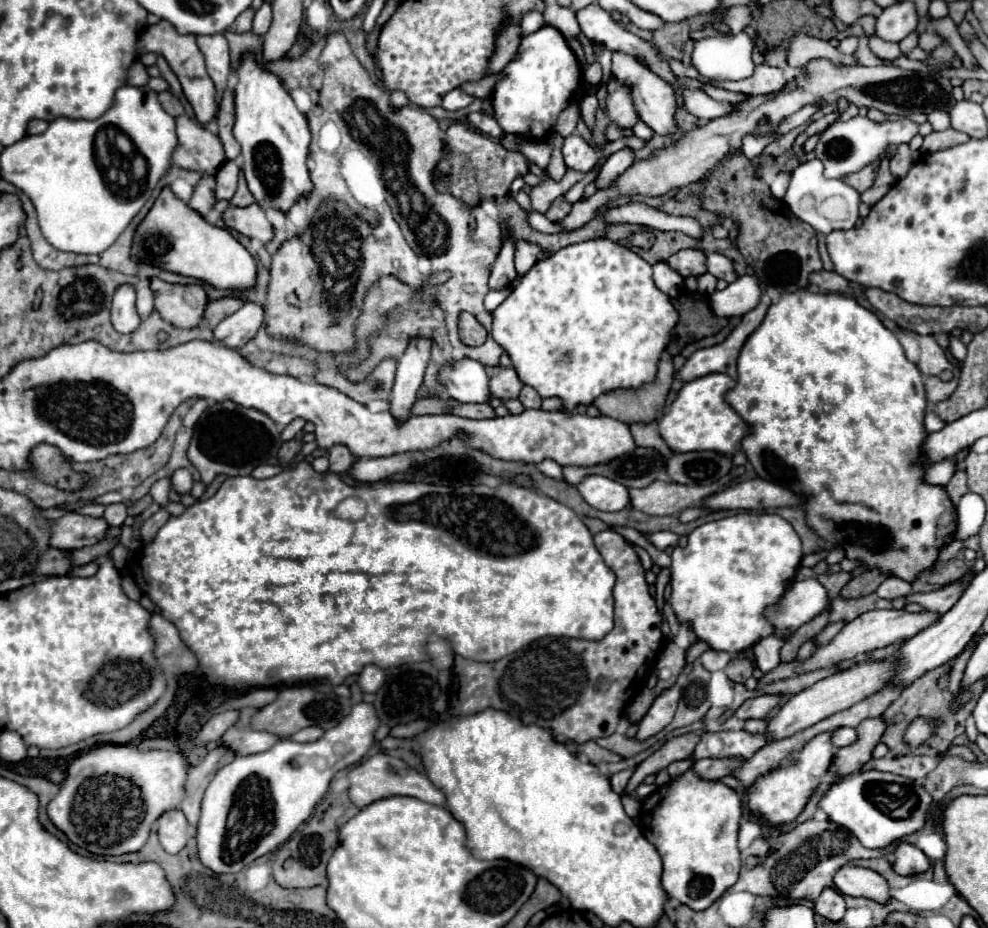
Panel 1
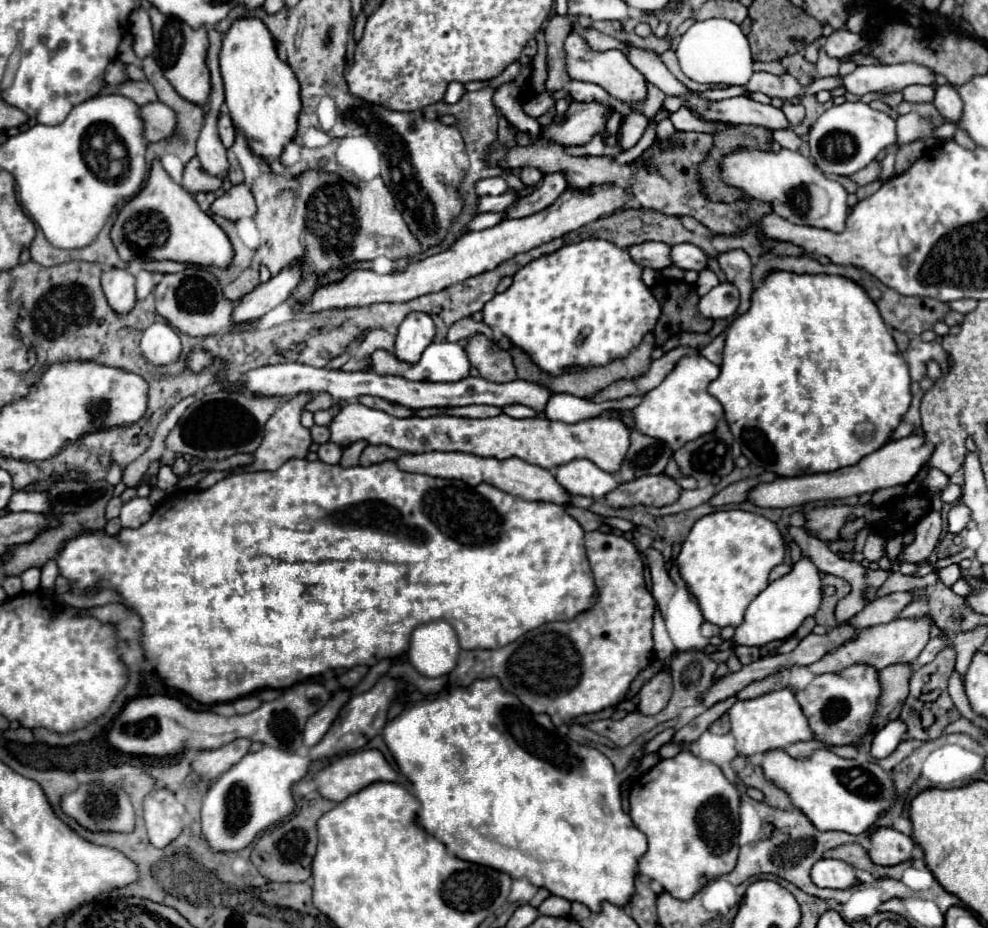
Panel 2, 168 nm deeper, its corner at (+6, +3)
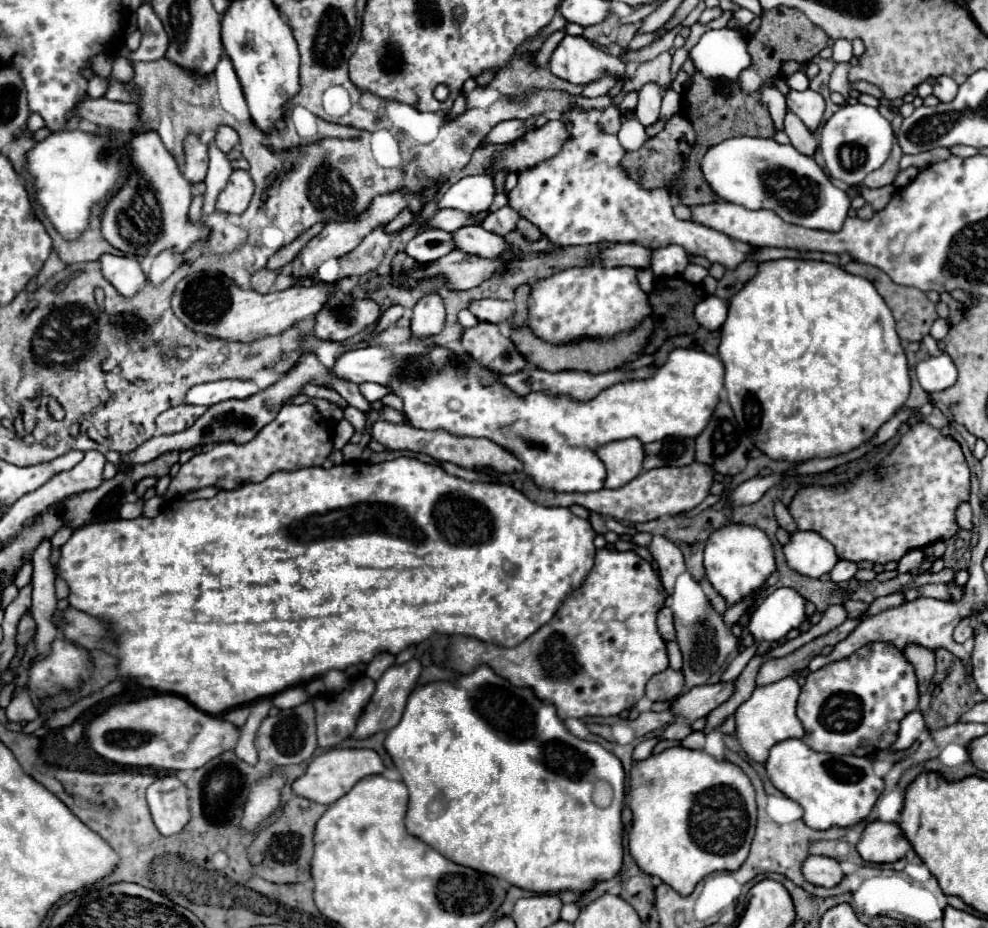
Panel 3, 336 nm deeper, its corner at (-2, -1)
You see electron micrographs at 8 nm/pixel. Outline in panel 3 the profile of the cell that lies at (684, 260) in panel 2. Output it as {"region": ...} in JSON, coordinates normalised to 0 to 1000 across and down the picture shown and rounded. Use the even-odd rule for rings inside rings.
{"region":[[[677,264],[659,270],[657,292],[661,292],[665,298],[687,296],[695,286],[697,286],[697,273],[693,273],[693,268],[689,268],[687,264]]]}

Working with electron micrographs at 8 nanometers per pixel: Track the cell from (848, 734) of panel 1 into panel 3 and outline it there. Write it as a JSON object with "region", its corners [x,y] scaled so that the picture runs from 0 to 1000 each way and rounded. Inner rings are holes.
{"region":[[[795,730],[784,734],[782,738],[772,738],[762,745],[762,749],[744,766],[746,775],[746,796],[750,807],[758,814],[758,818],[766,822],[774,822],[778,816],[778,807],[795,796],[811,796],[815,786],[805,770],[805,760],[809,753],[809,736],[803,730]]]}

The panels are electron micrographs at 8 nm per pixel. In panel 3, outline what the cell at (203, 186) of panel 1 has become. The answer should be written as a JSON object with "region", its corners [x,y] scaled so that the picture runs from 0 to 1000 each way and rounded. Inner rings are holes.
{"region":[[[191,143],[191,148],[187,148],[187,193],[193,197],[201,197],[207,193],[210,189],[210,156],[203,154],[203,150],[195,143]]]}

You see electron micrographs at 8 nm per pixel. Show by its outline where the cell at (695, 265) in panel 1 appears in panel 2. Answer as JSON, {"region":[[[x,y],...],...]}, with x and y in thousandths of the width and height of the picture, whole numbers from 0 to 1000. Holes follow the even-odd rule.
{"region":[[[647,262],[637,266],[635,270],[639,273],[641,281],[647,283],[649,288],[659,288],[659,290],[675,290],[677,286],[681,286],[681,281],[677,281],[677,264],[673,262]]]}

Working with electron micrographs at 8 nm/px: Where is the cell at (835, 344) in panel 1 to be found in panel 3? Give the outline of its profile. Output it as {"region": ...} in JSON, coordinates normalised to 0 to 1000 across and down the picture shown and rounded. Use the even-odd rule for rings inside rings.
{"region":[[[788,279],[788,281],[772,281],[766,286],[766,294],[736,324],[738,342],[730,352],[730,370],[728,370],[728,385],[734,395],[734,419],[736,432],[746,449],[750,462],[754,462],[756,471],[780,495],[797,495],[797,497],[817,497],[823,492],[841,492],[855,486],[861,486],[882,473],[886,464],[900,454],[912,436],[920,428],[922,411],[920,411],[920,395],[918,385],[912,374],[912,365],[906,357],[904,337],[896,329],[894,320],[888,316],[886,307],[876,298],[855,294],[855,290],[835,283],[835,281],[821,281],[821,279]]]}

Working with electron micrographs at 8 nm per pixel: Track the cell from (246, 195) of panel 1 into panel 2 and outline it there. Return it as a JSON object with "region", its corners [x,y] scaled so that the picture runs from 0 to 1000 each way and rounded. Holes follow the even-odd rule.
{"region":[[[236,161],[230,163],[230,171],[234,176],[234,180],[232,180],[232,195],[234,195],[234,199],[244,199],[246,197],[246,184],[242,180],[242,173],[240,173],[238,165],[236,165]]]}

